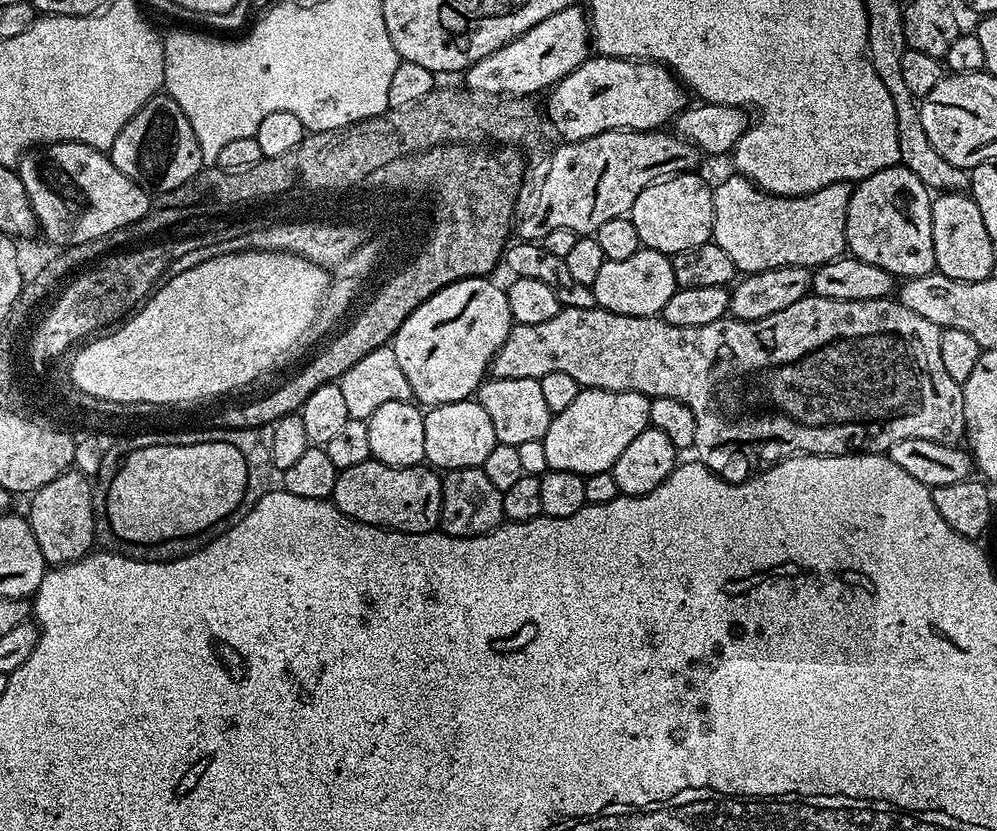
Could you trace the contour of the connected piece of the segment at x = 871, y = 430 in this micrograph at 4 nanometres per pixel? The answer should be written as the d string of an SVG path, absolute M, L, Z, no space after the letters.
M815 294L803 296L794 306L786 306L786 310L778 310L778 314L769 314L757 320L734 320L725 318L718 322L706 322L706 326L670 326L660 316L627 316L614 314L605 308L565 308L561 307L554 318L546 322L538 322L534 326L513 323L506 334L506 342L494 354L492 376L498 378L534 378L539 380L546 374L570 374L581 389L597 388L598 390L614 390L615 392L637 392L646 397L678 398L686 406L690 406L690 414L694 414L694 453L695 459L704 464L712 473L730 484L741 484L750 480L766 468L771 468L780 460L790 456L807 454L809 456L847 456L849 454L884 454L894 442L902 442L902 438L922 438L930 442L956 444L965 435L964 403L962 402L962 386L950 378L950 373L942 366L942 354L938 347L942 329L934 326L926 318L914 314L914 310L906 310L899 299L882 300L835 300L822 298Z

